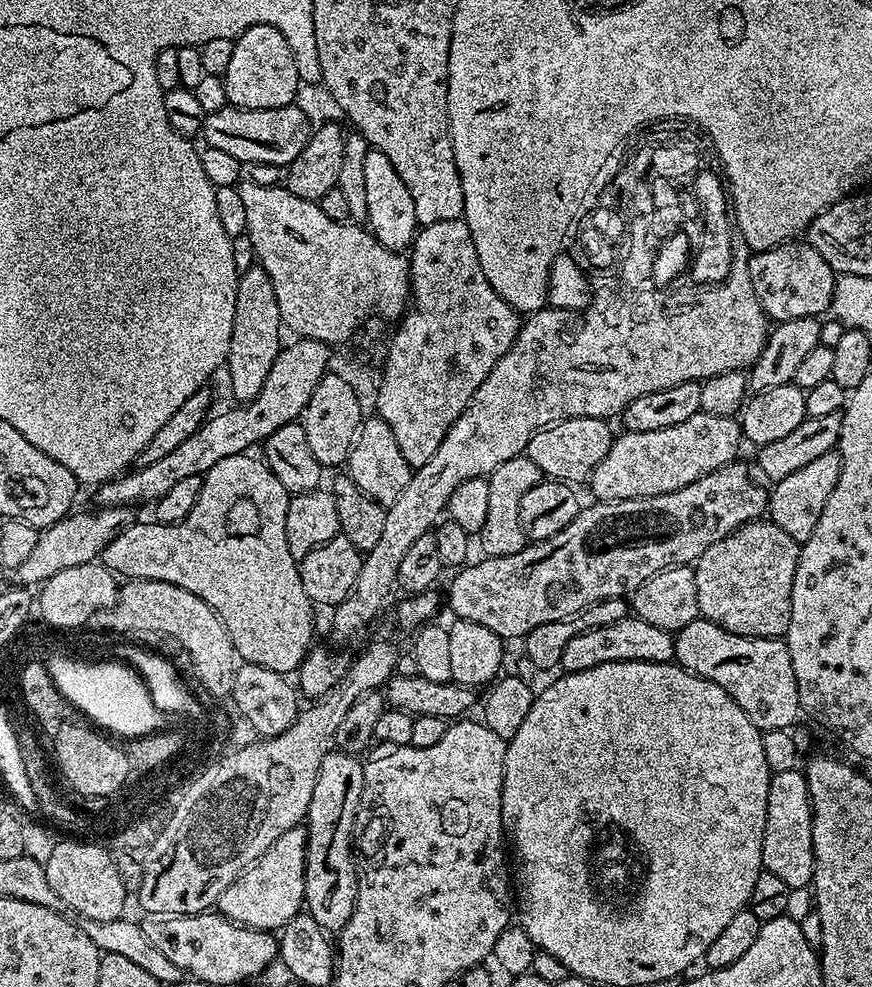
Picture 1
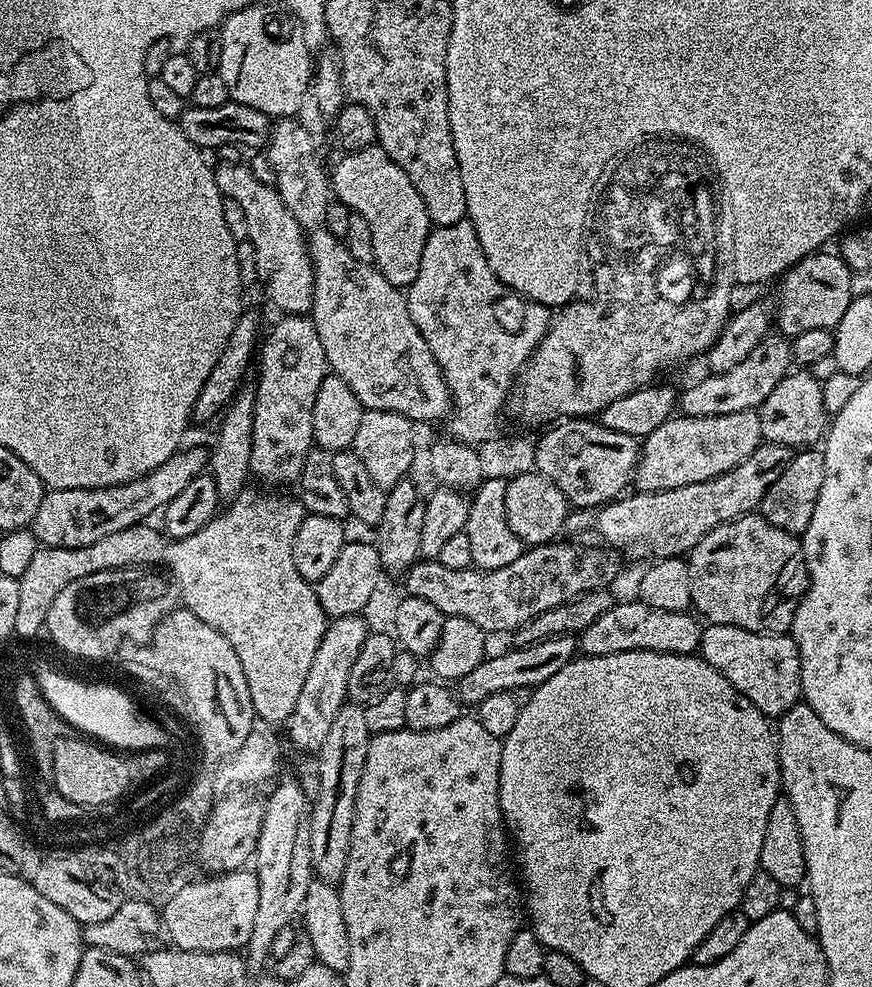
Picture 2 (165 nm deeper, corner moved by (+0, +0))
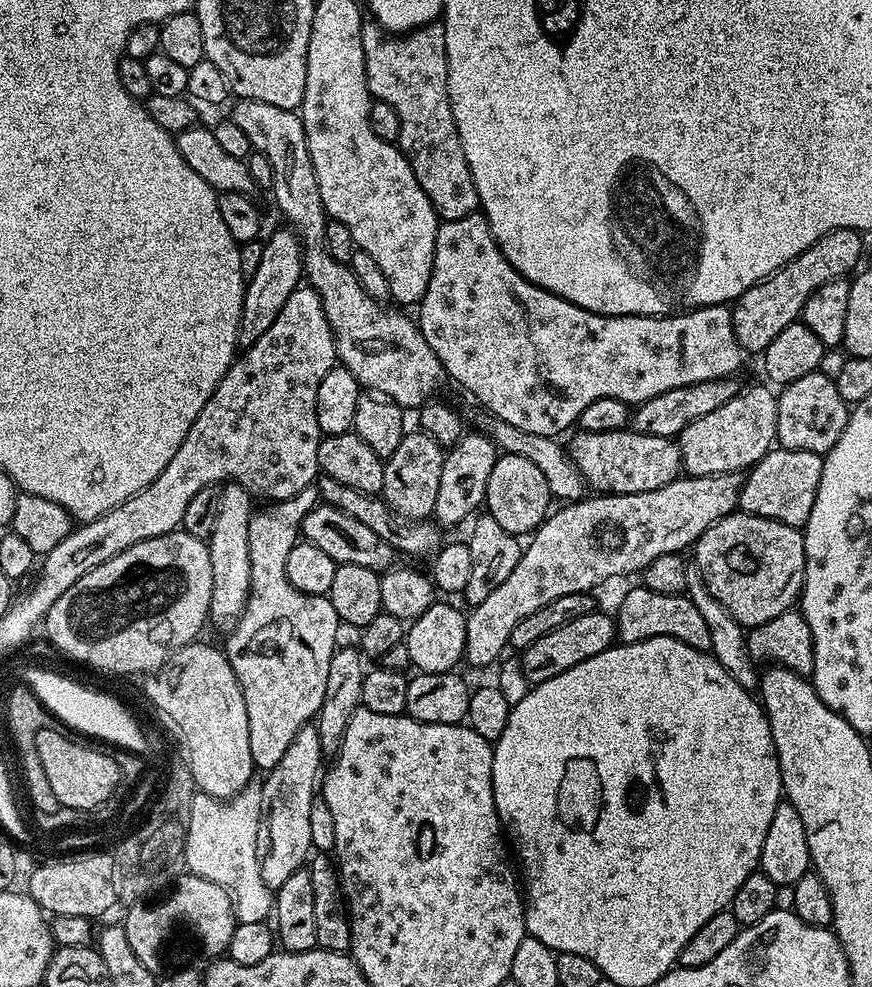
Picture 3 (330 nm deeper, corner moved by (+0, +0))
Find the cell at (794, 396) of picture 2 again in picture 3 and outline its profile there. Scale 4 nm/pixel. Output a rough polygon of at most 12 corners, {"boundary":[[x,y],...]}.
{"boundary":[[820,371],[779,389],[776,444],[826,454],[850,406]]}

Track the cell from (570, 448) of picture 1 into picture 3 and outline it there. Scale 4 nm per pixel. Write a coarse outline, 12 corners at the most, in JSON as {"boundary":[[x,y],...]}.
{"boundary":[[577,431],[567,454],[585,485],[621,496],[680,479],[675,439]]}

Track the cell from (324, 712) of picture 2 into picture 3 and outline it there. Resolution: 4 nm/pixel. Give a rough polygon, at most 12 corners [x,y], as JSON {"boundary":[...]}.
{"boundary":[[315,723],[262,780],[262,882],[305,867],[326,757]]}

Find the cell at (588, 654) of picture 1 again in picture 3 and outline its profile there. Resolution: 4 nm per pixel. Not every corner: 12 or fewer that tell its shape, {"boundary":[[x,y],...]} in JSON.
{"boundary":[[637,586],[614,612],[619,643],[673,636],[711,653],[687,595]]}

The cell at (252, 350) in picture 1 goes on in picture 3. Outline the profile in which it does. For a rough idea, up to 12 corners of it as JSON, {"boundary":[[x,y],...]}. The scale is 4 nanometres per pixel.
{"boundary":[[220,488],[210,554],[211,627],[231,630],[250,594],[254,497]]}

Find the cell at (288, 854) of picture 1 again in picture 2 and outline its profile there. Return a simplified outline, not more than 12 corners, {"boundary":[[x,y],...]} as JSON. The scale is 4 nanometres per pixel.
{"boundary":[[255,871],[184,884],[160,912],[173,948],[236,952],[258,911]]}

